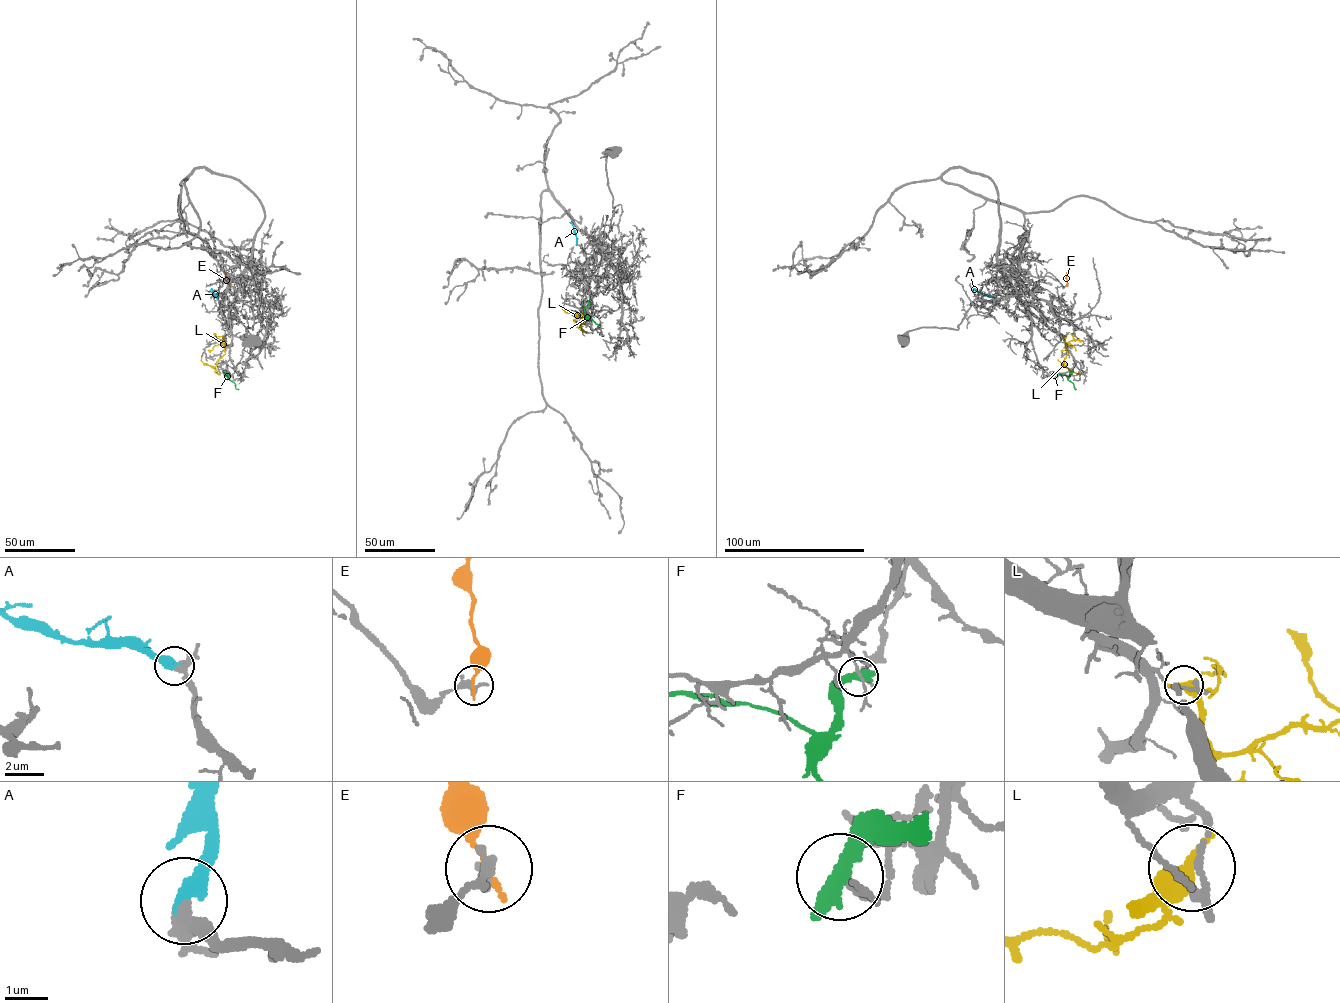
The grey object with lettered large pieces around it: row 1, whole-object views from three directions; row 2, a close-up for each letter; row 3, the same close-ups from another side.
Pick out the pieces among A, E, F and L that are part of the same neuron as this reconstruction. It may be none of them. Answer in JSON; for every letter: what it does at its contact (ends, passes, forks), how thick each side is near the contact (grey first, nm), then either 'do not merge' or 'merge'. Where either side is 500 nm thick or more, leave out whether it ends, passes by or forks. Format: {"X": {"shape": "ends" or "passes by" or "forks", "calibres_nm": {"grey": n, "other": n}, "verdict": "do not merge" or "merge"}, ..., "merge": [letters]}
{"A": {"shape": "ends", "calibres_nm": {"grey": 200, "other": 400}, "verdict": "merge"}, "E": {"shape": "ends", "calibres_nm": {"grey": 360, "other": 170}, "verdict": "do not merge"}, "F": {"shape": "ends", "calibres_nm": {"grey": 100, "other": 400}, "verdict": "do not merge"}, "L": {"calibres_nm": {"grey": 160, "other": 550}, "verdict": "do not merge"}, "merge": ["A"]}

